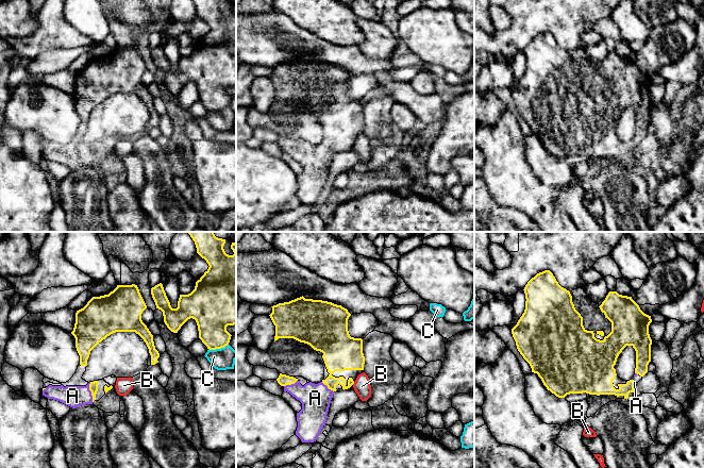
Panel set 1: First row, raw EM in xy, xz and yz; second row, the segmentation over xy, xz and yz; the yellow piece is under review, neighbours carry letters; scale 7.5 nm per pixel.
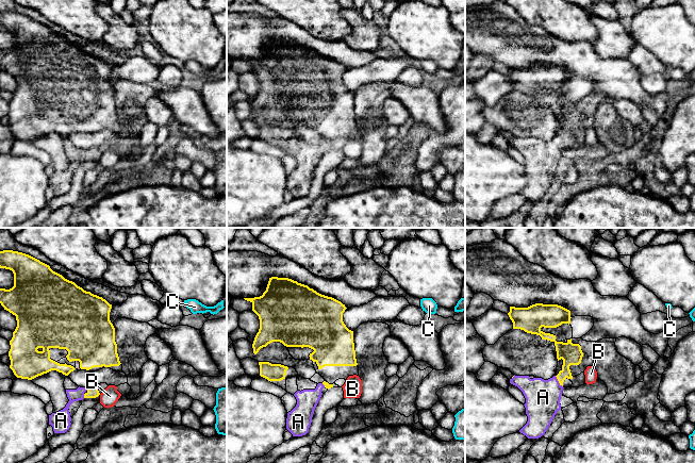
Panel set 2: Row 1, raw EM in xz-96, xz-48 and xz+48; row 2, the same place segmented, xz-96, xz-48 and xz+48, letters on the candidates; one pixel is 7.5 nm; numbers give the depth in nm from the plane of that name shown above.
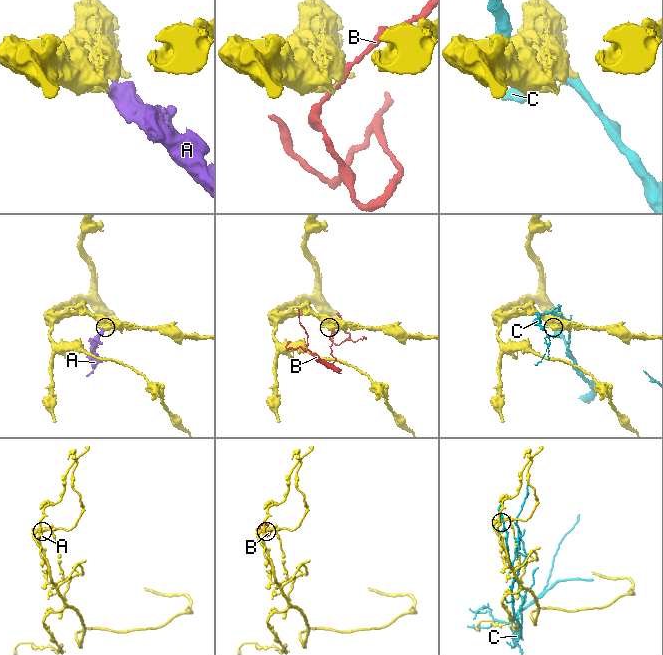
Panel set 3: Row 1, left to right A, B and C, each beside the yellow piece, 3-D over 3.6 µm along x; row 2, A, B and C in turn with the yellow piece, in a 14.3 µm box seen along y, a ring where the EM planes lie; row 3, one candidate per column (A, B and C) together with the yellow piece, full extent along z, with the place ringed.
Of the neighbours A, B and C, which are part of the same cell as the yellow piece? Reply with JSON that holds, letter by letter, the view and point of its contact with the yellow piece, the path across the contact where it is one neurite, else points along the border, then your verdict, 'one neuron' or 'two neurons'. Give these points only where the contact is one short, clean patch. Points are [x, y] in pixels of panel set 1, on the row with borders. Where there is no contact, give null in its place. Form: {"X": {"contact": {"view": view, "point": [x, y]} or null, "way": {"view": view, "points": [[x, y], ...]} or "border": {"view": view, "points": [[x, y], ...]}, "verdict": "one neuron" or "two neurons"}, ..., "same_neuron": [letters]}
{"A": {"contact": {"view": "xy", "point": [90, 390]}, "verdict": "one neuron"}, "B": {"contact": {"view": "xz", "point": [353, 383]}, "verdict": "two neurons"}, "C": {"contact": {"view": "xy", "point": [218, 348]}, "verdict": "two neurons"}, "same_neuron": ["A"]}

